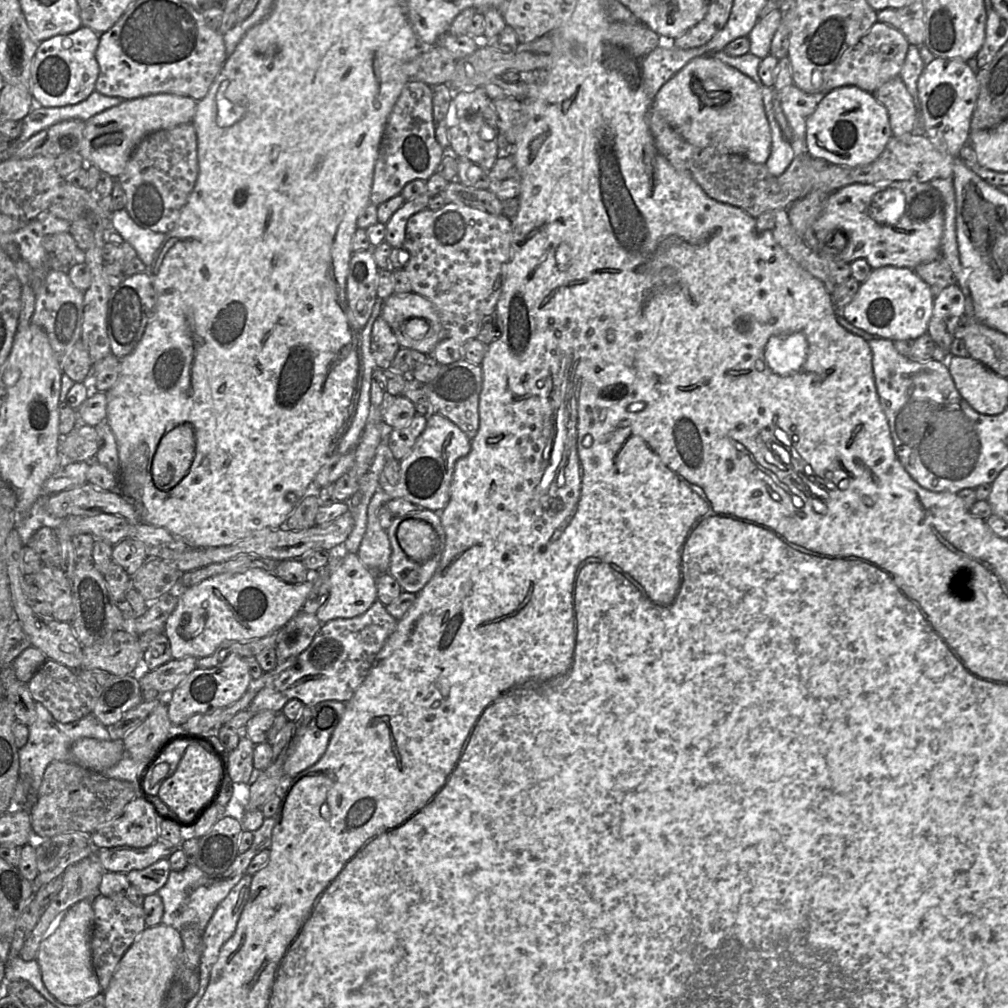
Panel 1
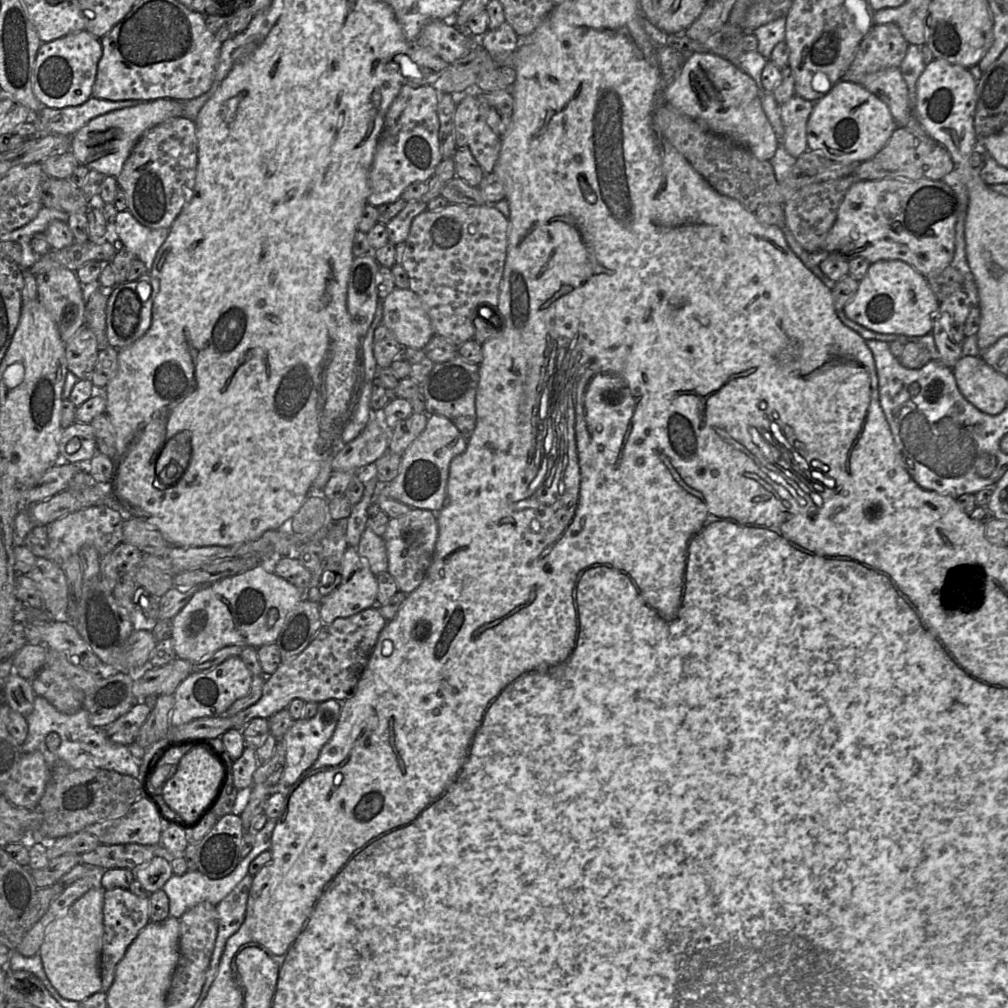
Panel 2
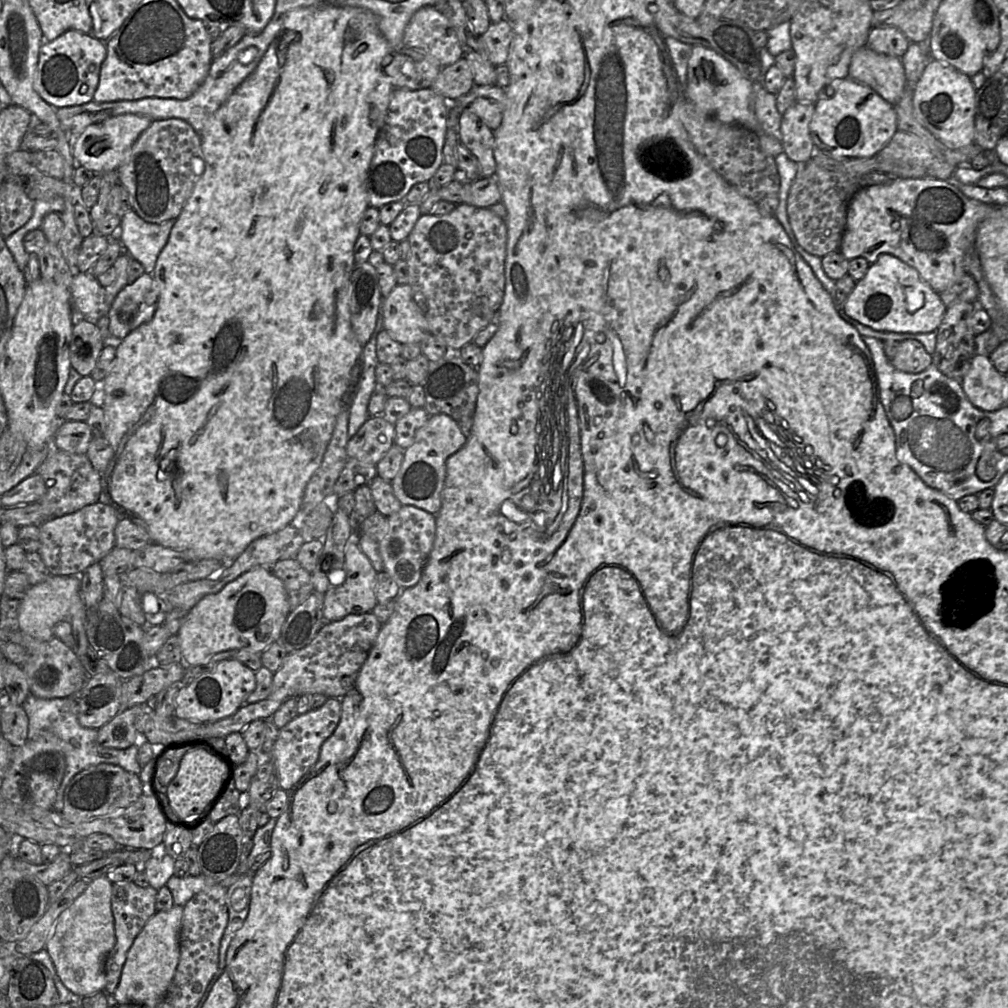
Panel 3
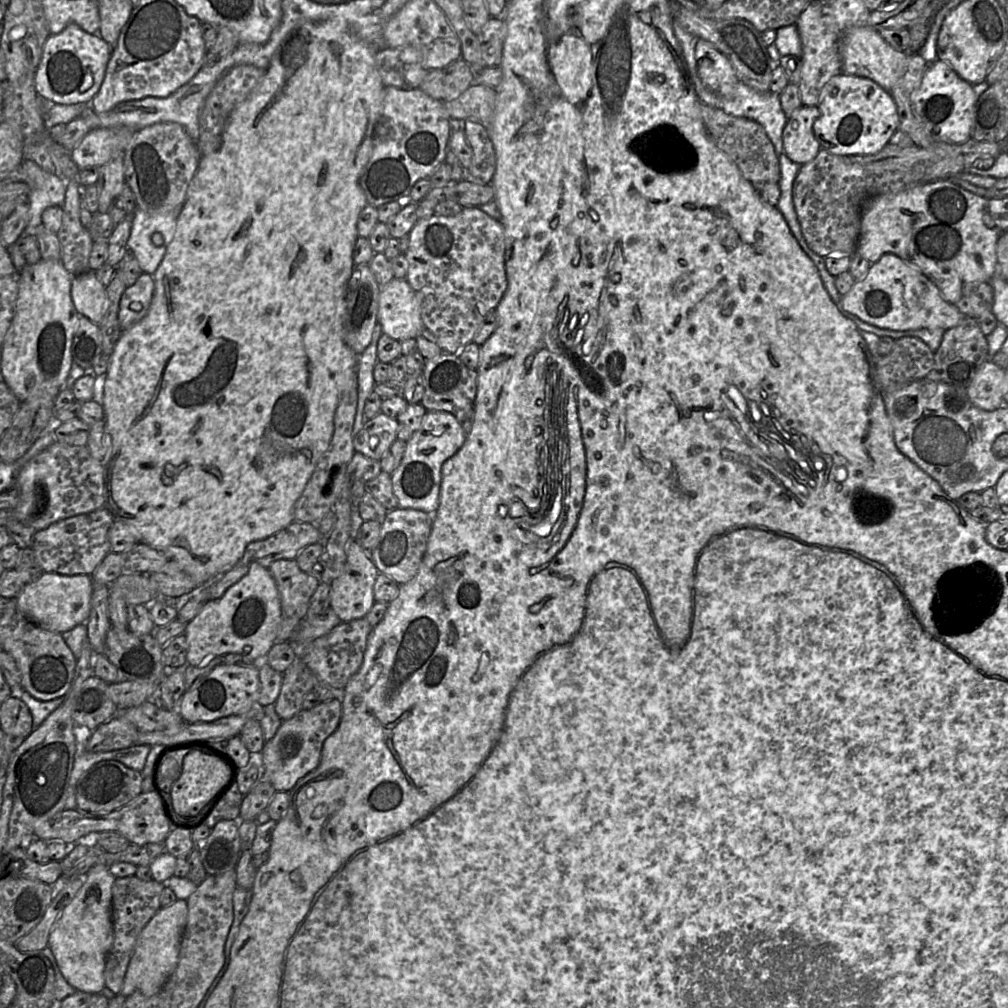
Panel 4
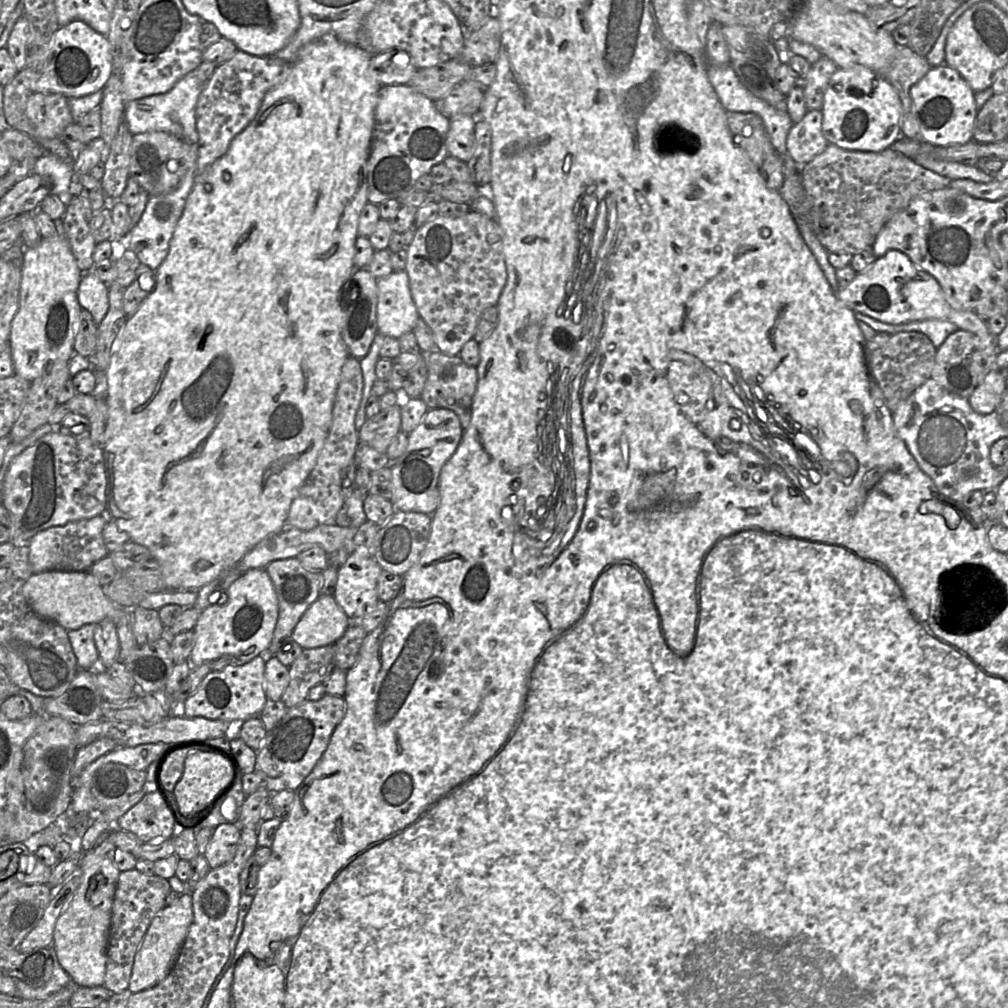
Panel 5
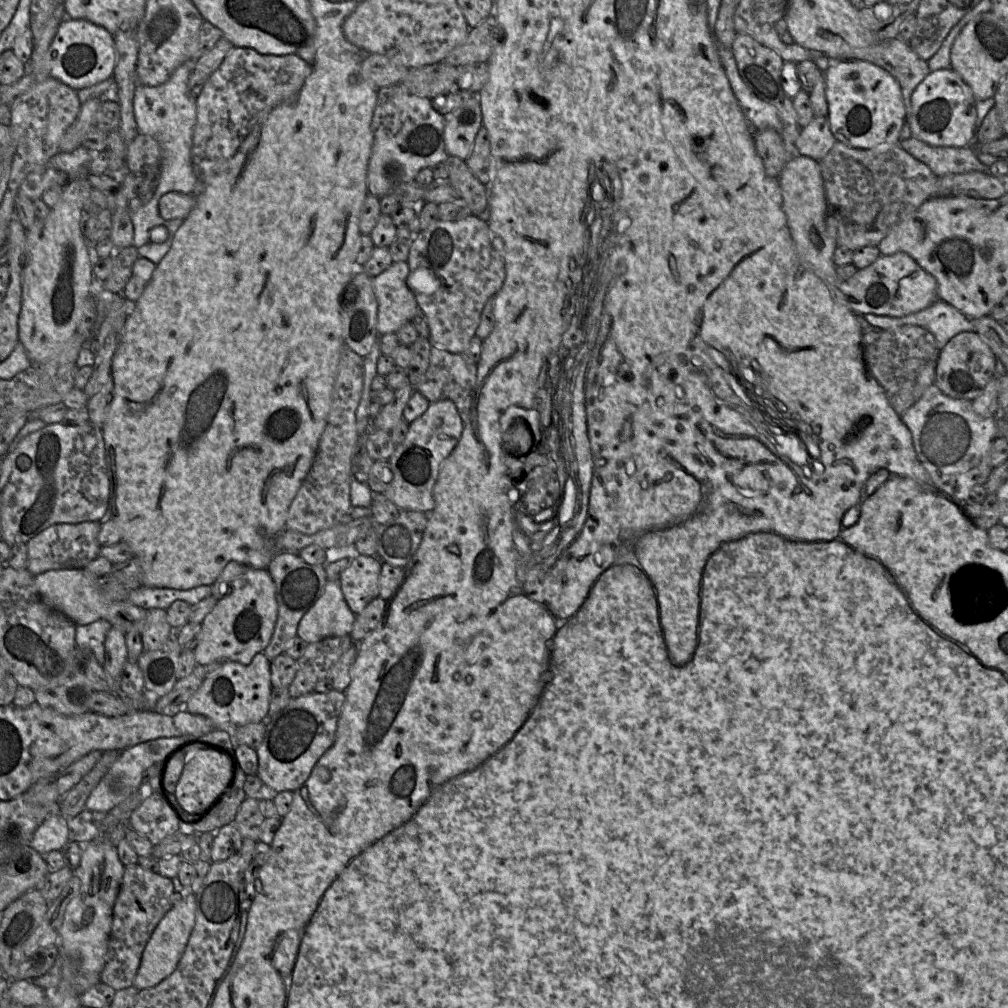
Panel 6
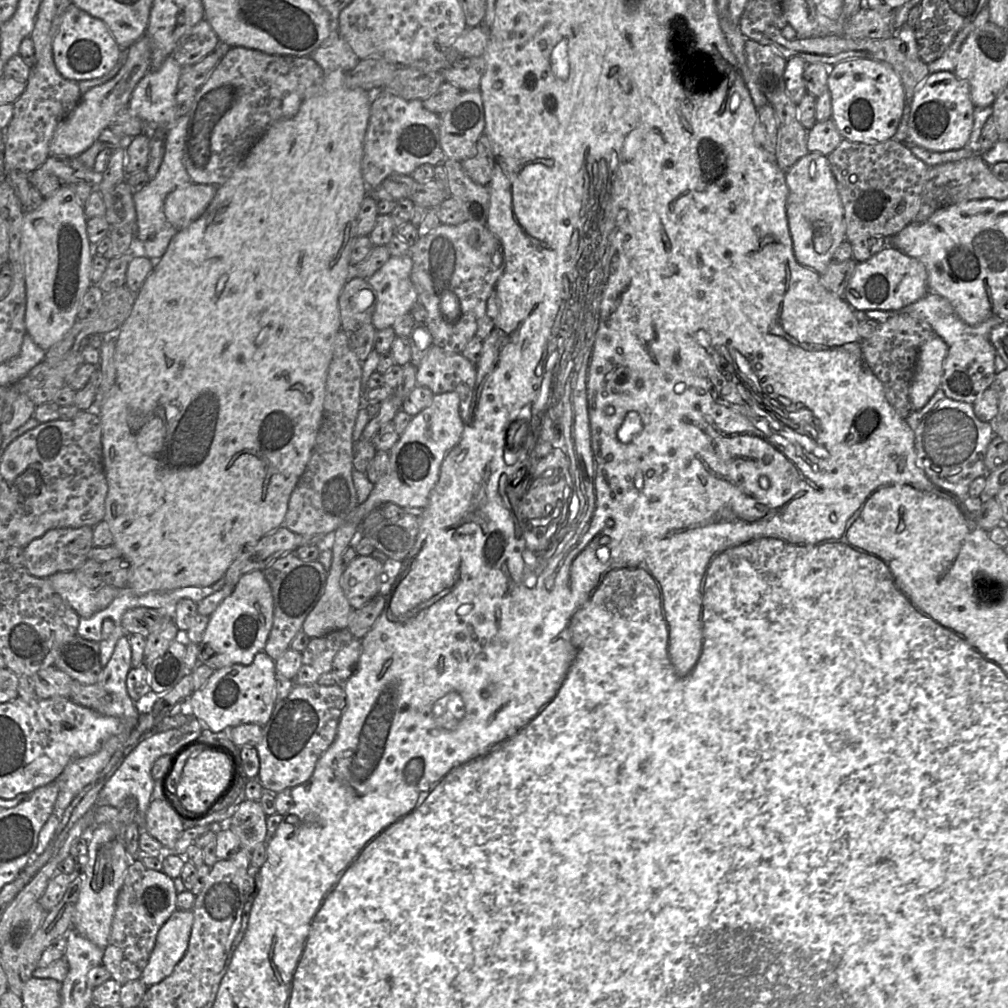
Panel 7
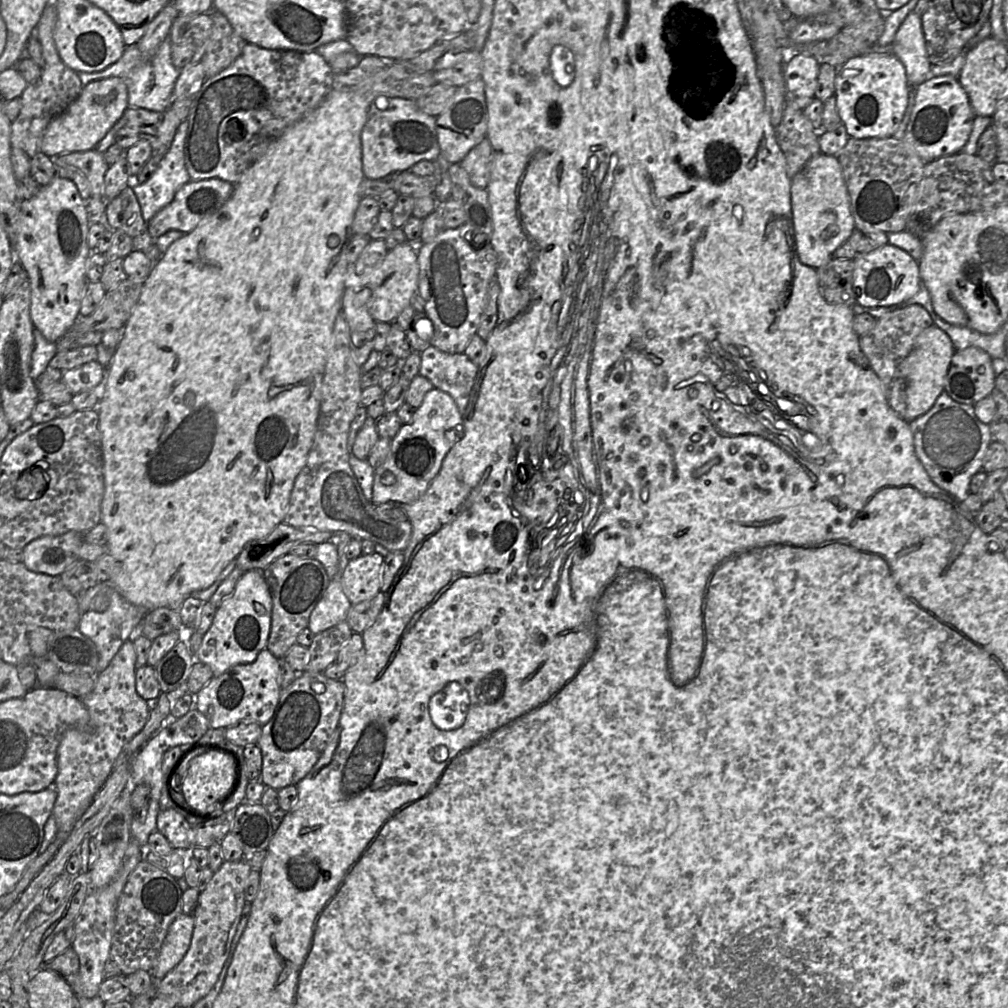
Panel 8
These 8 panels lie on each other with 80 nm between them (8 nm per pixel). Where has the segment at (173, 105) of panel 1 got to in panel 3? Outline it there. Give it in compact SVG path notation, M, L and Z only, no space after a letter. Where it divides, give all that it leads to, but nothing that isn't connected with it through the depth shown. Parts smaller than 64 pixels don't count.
M121 114L87 126L77 137L73 138L72 156L77 163L95 173L103 174L117 170L126 160L133 144L153 120L141 114Z

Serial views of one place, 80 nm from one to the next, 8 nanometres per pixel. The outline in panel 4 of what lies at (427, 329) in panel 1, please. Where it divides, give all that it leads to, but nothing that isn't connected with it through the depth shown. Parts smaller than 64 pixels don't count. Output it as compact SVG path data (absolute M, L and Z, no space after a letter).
M393 278L381 287L379 295L378 322L383 333L400 342L415 338L425 329L417 299L406 279Z

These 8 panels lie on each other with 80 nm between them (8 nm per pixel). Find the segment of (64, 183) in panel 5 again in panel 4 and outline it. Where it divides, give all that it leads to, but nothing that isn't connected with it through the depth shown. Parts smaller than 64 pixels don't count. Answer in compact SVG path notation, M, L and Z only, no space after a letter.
M23 160L21 169L26 174L29 184L28 224L19 238L28 234L36 235L36 227L42 224L42 213L50 206L63 206L67 185L55 173L42 169L32 160Z

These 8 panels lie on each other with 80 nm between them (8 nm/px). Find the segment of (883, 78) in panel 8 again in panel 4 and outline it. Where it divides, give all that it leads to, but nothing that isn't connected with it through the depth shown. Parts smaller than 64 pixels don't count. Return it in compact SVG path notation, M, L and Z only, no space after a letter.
M844 72L832 77L822 90L820 116L813 124L821 149L837 155L868 155L881 151L899 129L897 107L891 93L874 81Z

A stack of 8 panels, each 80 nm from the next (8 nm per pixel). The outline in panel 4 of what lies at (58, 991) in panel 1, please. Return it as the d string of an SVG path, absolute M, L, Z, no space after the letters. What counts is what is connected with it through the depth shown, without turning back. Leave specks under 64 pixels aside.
M94 865L85 875L84 883L56 920L48 946L66 981L77 991L101 994L106 991L105 967L114 932L112 923L112 887L115 877L109 866Z

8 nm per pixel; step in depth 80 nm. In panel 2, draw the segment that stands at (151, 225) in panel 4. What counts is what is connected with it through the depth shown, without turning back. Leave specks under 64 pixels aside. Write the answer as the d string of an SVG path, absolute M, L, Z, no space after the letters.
M129 210L118 211L115 226L119 239L124 247L133 252L138 259L144 262L147 270L152 268L156 254L169 235L169 228L152 229L142 225Z

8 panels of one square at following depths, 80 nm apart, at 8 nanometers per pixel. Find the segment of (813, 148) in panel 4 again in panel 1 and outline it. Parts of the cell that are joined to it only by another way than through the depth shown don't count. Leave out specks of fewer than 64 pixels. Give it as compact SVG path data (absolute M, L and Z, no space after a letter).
M794 84L785 87L777 98L794 136L795 156L805 151L806 124L824 95L809 94Z

